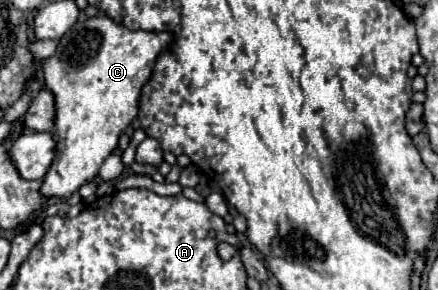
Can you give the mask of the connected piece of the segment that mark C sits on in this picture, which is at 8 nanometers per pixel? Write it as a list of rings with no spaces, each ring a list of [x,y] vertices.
[[[106,16],[84,20],[84,24],[78,22],[60,38],[54,56],[46,58],[42,64],[44,88],[52,92],[56,104],[52,130],[56,138],[56,156],[40,186],[40,194],[44,198],[70,198],[80,190],[82,184],[90,182],[98,174],[106,156],[110,156],[112,150],[118,146],[120,134],[136,118],[140,88],[148,82],[156,56],[164,52],[172,40],[174,36],[170,32],[132,32]]]

